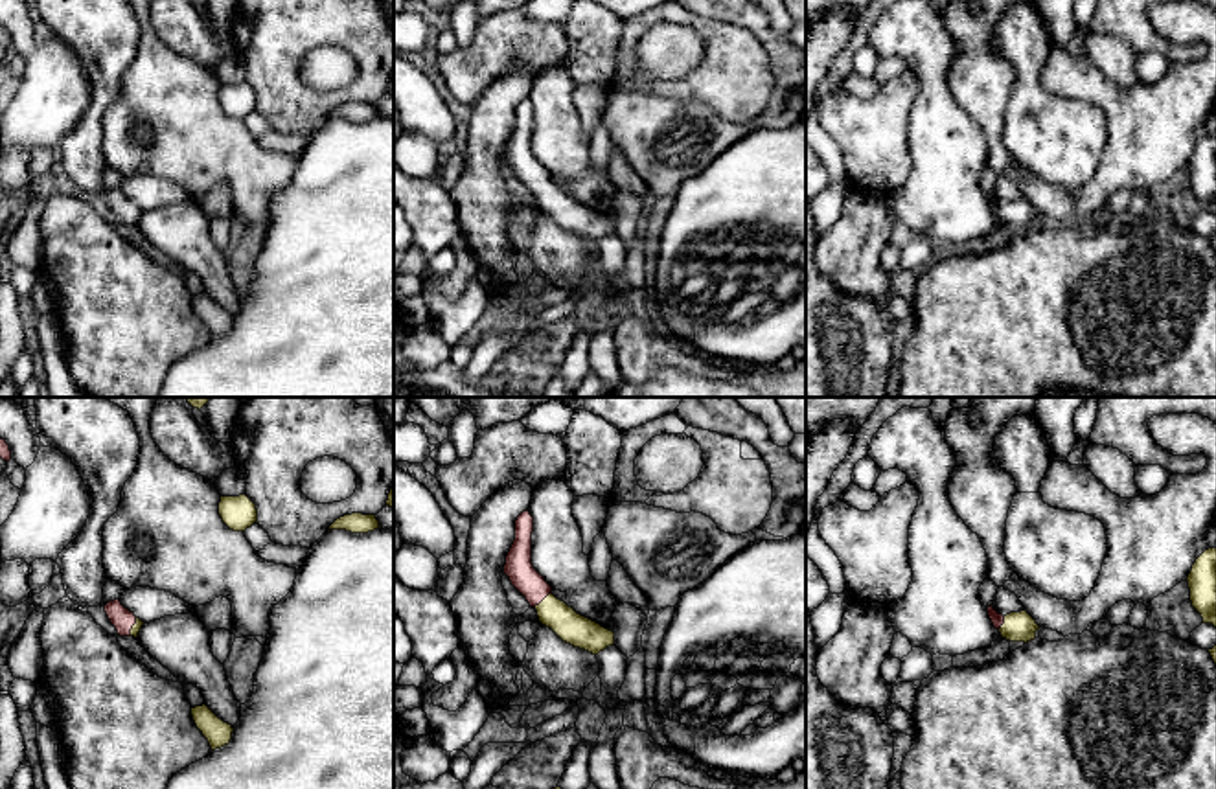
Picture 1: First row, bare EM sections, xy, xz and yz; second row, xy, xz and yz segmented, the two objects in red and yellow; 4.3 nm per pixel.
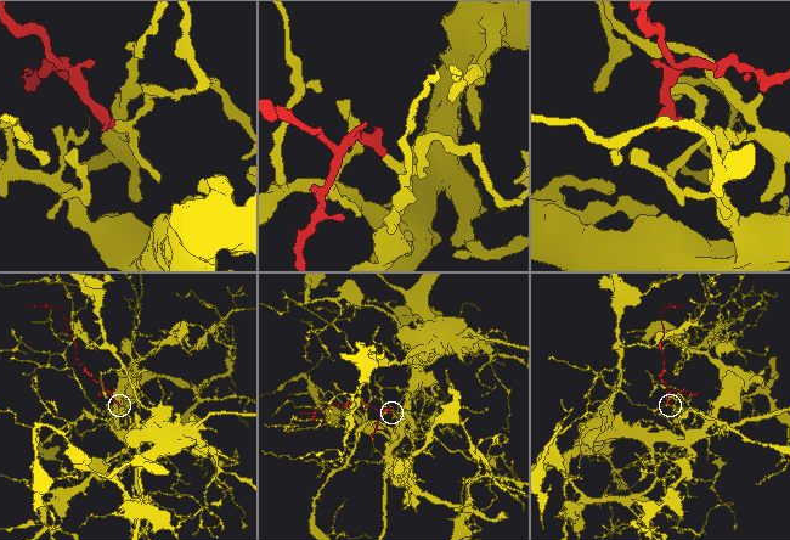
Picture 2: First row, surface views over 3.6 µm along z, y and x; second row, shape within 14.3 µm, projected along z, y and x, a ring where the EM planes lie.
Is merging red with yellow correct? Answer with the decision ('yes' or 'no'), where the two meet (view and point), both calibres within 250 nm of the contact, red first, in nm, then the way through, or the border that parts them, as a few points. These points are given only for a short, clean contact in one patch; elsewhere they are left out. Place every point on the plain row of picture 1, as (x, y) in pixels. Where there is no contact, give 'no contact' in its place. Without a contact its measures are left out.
yes; contact xz (541, 188); calibres 120 and 140 nm; way xz (525, 166), (541, 188), (573, 216)

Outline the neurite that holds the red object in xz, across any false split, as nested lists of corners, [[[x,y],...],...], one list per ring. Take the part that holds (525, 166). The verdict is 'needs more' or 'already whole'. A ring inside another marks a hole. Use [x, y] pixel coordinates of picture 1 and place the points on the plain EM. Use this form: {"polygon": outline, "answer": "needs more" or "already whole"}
{"polygon": [[[522,99],[515,109],[515,129],[506,143],[504,162],[537,199],[539,210],[563,230],[598,243],[614,232],[614,221],[578,202],[552,182],[552,175],[532,153],[533,105]]], "answer": "needs more"}

